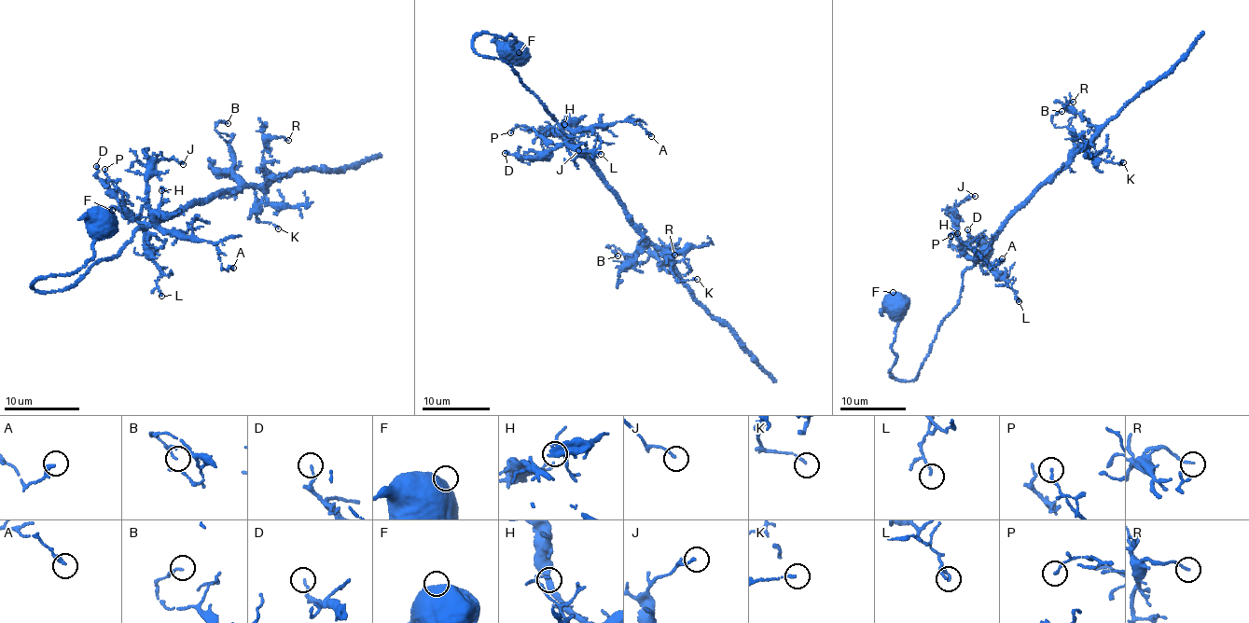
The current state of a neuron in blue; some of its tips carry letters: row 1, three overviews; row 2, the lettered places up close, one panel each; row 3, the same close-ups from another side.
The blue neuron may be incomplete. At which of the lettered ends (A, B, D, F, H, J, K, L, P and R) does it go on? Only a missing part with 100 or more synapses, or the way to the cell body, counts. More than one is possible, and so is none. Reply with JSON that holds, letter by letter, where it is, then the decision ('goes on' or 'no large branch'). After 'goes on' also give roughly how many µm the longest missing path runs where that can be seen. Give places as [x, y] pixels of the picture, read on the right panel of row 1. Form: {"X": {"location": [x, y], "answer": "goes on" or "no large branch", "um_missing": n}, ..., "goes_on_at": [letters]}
{"A": {"location": [1002, 258], "answer": "no large branch"}, "B": {"location": [1061, 111], "answer": "no large branch"}, "D": {"location": [967, 229], "answer": "no large branch"}, "F": {"location": [893, 292], "answer": "no large branch"}, "H": {"location": [957, 233], "answer": "no large branch"}, "J": {"location": [975, 196], "answer": "no large branch"}, "K": {"location": [1123, 162], "answer": "no large branch"}, "L": {"location": [1019, 301], "answer": "no large branch"}, "P": {"location": [950, 236], "answer": "no large branch"}, "R": {"location": [1073, 102], "answer": "no large branch"}, "goes_on_at": []}

